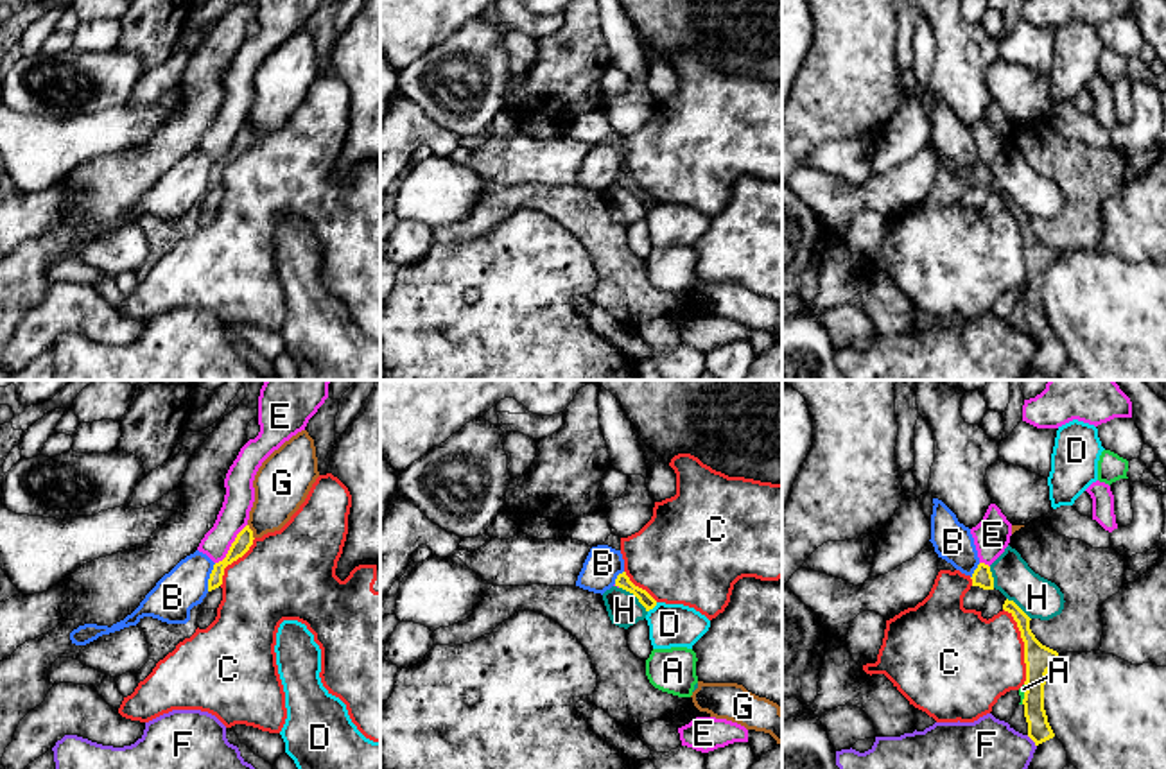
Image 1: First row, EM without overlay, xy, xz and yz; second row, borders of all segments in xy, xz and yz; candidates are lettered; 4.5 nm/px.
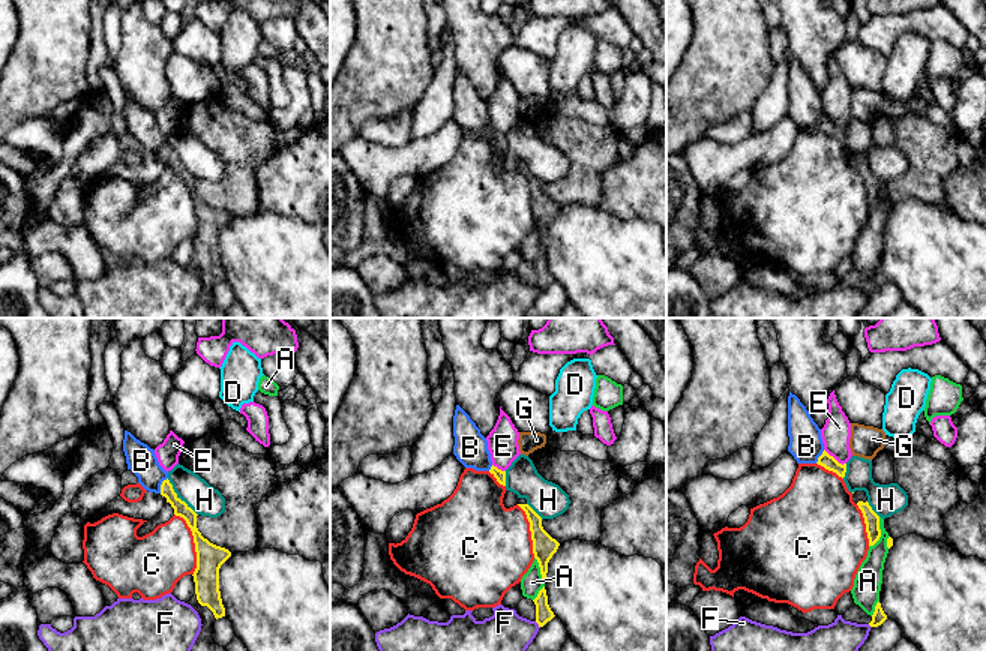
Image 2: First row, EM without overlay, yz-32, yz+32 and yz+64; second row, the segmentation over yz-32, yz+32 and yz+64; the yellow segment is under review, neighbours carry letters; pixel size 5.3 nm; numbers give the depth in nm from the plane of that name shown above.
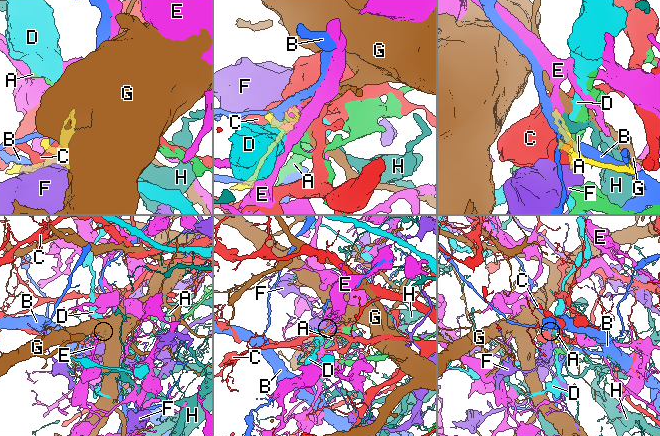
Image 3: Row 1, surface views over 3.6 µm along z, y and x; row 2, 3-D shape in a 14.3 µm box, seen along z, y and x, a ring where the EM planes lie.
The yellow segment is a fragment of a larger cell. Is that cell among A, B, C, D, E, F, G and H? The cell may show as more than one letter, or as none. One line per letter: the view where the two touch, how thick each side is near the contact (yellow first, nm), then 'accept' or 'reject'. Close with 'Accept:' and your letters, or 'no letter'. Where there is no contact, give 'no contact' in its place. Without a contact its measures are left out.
A: meets yellow in yz; 130 nm thick on the yellow side, 30 nm on the other; reject
B: meets yellow in xy; 80 nm thick on the yellow side, 200 nm on the other; accept
C: meets yellow in yz; 130 nm thick on the yellow side, 400 nm on the other; reject
D: meets yellow in xz; 70 nm thick on the yellow side, 190 nm on the other; reject
E: meets yellow in xy; 80 nm thick on the yellow side, 140 nm on the other; reject
F: meets yellow in yz; 110 nm thick on the yellow side, 220 nm on the other; reject
G: meets yellow in xy; 80 nm thick on the yellow side, 240 nm on the other; reject
H: meets yellow in xz; 70 nm thick on the yellow side, 150 nm on the other; reject
Accept: B

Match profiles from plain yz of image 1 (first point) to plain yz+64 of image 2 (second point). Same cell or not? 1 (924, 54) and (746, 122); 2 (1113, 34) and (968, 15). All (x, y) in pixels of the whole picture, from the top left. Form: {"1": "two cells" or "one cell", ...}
{"1": "two cells", "2": "two cells"}

